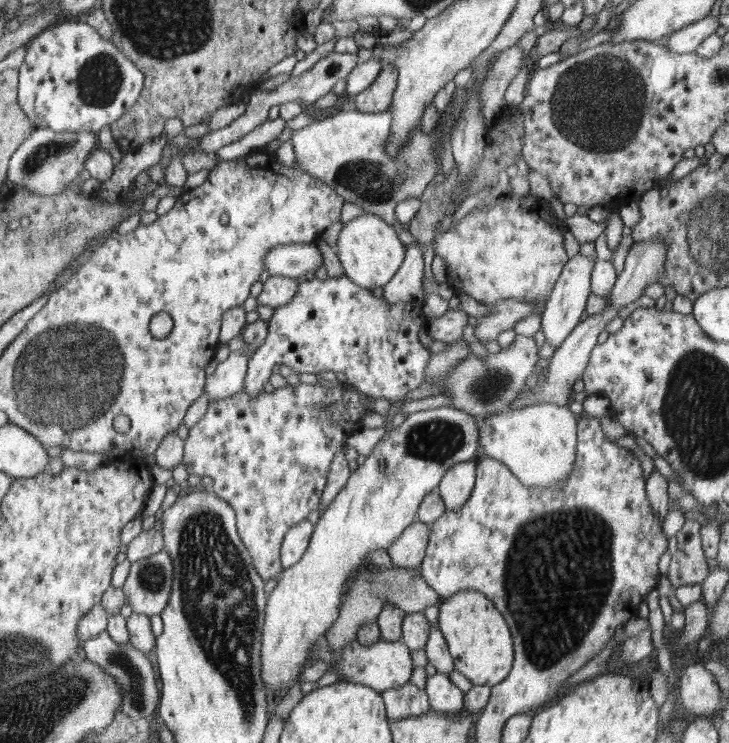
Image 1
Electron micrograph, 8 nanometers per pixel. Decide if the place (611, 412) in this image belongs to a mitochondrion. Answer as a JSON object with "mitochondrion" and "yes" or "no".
{"mitochondrion":"no"}

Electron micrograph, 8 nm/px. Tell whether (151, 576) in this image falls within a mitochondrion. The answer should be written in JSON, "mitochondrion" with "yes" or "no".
{"mitochondrion":"yes"}

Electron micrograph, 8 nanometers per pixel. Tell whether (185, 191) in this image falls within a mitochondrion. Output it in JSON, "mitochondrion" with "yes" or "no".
{"mitochondrion":"no"}

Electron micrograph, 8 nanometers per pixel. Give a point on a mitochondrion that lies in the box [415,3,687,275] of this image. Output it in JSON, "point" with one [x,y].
{"point":[606,90]}

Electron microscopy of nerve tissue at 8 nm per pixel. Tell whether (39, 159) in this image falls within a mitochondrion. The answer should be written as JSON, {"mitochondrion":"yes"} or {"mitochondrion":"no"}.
{"mitochondrion":"yes"}

